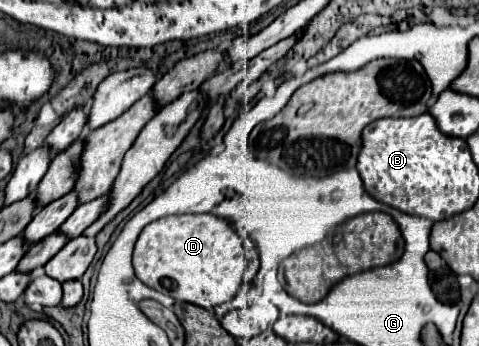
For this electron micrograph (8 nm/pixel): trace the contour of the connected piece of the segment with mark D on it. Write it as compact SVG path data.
M175 214L148 224L140 232L134 248L134 270L146 286L168 294L180 302L198 304L206 310L212 310L214 306L232 300L238 294L240 284L244 282L244 274L255 276L246 259L242 238L226 220L212 214Z

